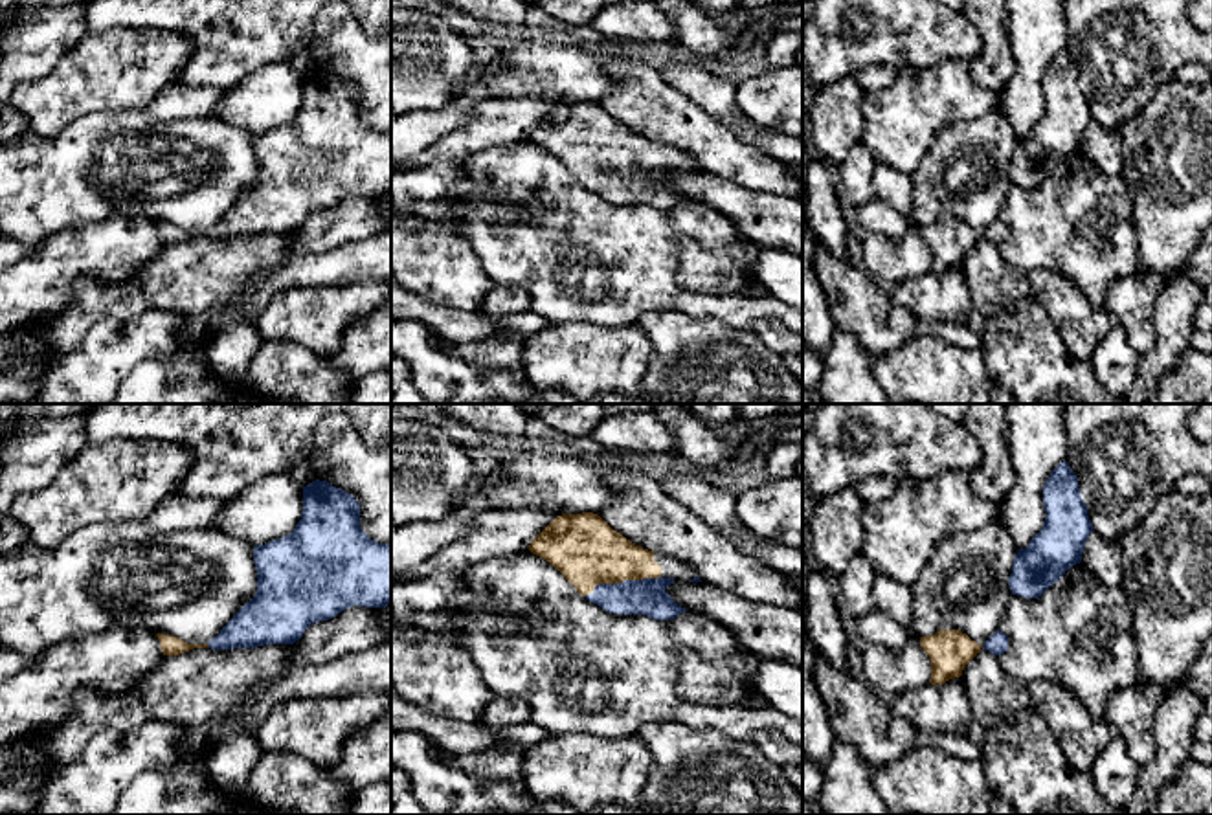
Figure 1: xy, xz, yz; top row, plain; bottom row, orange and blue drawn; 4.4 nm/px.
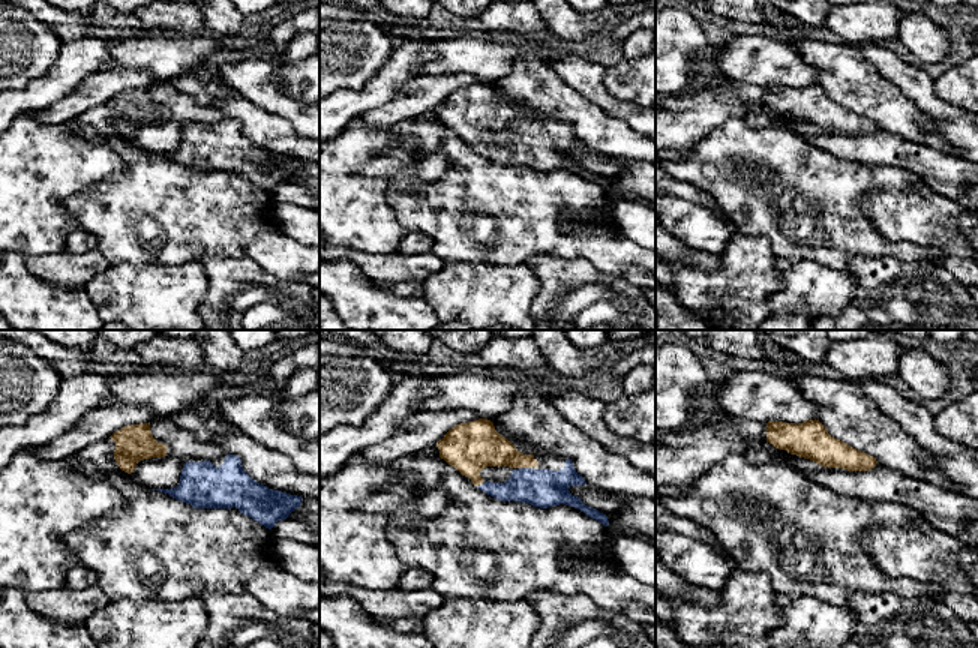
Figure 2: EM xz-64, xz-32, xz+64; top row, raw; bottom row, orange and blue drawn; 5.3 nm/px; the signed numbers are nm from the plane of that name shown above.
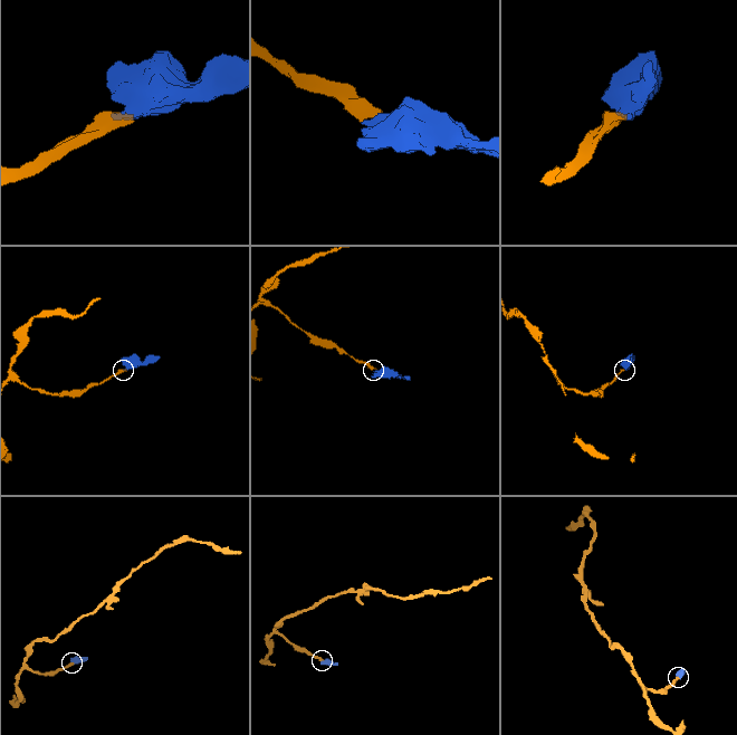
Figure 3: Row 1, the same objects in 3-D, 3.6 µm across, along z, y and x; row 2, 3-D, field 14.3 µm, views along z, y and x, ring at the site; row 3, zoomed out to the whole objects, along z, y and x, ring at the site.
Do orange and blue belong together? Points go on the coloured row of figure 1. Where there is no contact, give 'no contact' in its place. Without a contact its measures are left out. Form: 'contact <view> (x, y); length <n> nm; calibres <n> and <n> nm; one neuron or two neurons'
contact xz (621, 580); length 340 nm; calibres 300 and 160 nm; one neuron

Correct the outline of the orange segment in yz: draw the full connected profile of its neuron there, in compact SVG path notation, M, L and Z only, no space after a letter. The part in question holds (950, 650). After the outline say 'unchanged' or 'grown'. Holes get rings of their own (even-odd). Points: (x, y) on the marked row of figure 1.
M940 630L935 635L920 637L920 646L931 659L931 685L960 677L964 666L982 648L959 630Z; unchanged

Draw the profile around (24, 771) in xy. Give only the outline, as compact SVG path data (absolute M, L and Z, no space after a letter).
M0 743L0 813L29 813L59 769L48 753Z

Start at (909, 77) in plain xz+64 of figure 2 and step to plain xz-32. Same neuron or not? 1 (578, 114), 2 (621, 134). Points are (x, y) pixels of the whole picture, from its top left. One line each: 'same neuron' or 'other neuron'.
1: other neuron
2: other neuron

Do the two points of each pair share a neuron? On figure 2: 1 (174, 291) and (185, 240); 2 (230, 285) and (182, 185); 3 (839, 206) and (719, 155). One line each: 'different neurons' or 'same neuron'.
1: different neurons
2: different neurons
3: same neuron

